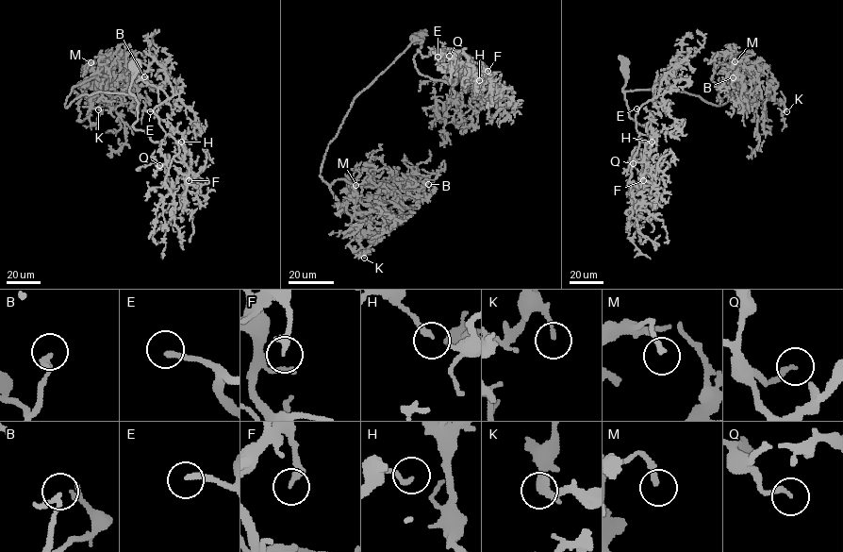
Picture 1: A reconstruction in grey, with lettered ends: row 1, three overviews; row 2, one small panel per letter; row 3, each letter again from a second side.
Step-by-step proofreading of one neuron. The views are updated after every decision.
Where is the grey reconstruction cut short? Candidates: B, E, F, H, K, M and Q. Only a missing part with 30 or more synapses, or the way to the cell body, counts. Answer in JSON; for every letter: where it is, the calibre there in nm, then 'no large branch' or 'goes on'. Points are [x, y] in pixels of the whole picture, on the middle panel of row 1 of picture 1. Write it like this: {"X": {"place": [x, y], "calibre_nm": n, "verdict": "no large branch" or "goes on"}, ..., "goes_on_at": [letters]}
{"B": {"place": [428, 184], "calibre_nm": 160, "verdict": "no large branch"}, "E": {"place": [438, 57], "calibre_nm": 220, "verdict": "goes on"}, "F": {"place": [487, 71], "calibre_nm": 220, "verdict": "no large branch"}, "H": {"place": [479, 80], "calibre_nm": 140, "verdict": "no large branch"}, "K": {"place": [364, 258], "calibre_nm": 150, "verdict": "no large branch"}, "M": {"place": [355, 185], "calibre_nm": 190, "verdict": "no large branch"}, "Q": {"place": [449, 56], "calibre_nm": 190, "verdict": "no large branch"}, "goes_on_at": ["E"]}

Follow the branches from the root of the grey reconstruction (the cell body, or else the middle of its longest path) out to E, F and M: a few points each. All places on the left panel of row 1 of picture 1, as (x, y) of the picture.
E: (135, 64), (129, 92), (139, 105), (133, 126), (154, 142), (161, 142), (166, 134), (158, 118), (150, 111)
F: (135, 64), (133, 126), (155, 142), (169, 134), (179, 150), (173, 158), (185, 163), (189, 180)
M: (135, 64), (131, 94), (82, 94), (66, 108), (72, 88), (95, 76), (108, 59), (88, 68), (90, 62)

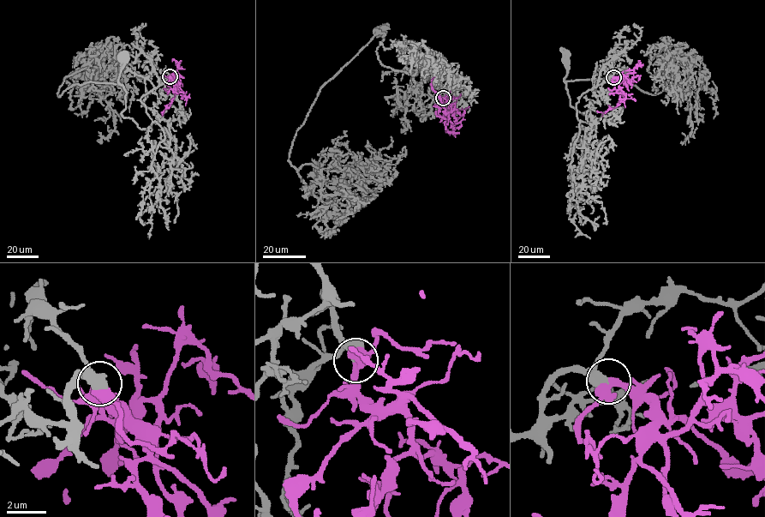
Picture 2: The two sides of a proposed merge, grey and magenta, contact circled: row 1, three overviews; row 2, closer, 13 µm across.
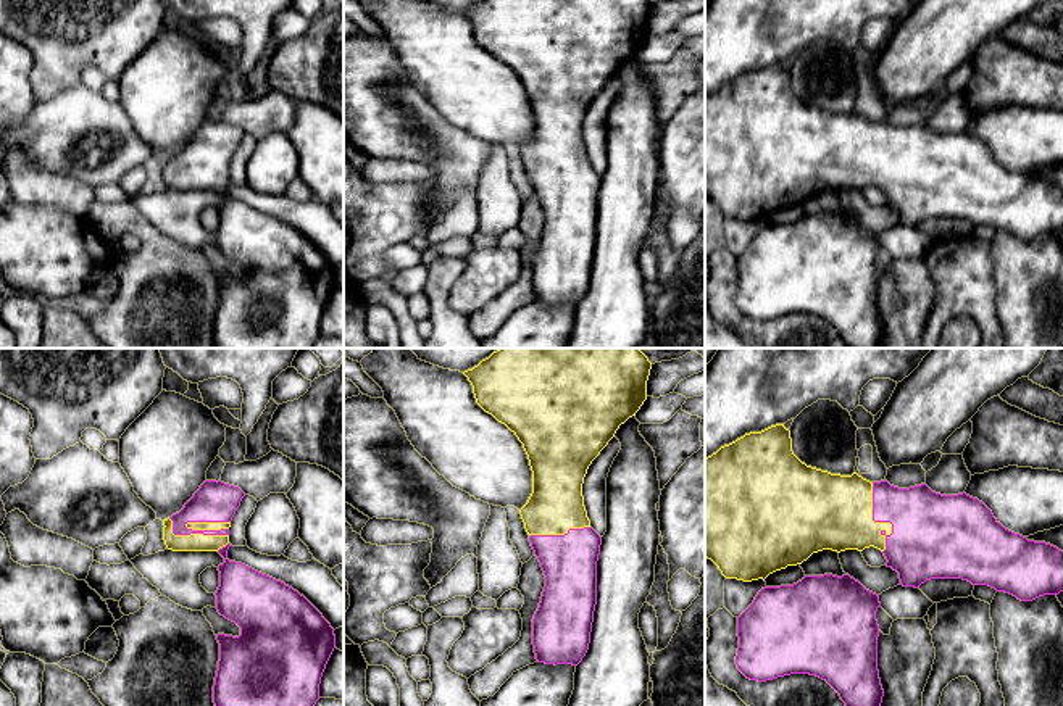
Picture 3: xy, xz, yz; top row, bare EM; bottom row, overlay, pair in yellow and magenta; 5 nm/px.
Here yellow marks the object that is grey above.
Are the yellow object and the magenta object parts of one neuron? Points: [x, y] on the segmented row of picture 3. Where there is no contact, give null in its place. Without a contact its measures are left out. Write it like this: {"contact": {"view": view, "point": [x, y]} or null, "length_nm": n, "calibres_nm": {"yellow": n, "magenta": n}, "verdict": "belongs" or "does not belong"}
{"contact": {"view": "xy", "point": [194, 534]}, "length_nm": 320, "calibres_nm": {"yellow": 50, "magenta": 200}, "verdict": "belongs"}

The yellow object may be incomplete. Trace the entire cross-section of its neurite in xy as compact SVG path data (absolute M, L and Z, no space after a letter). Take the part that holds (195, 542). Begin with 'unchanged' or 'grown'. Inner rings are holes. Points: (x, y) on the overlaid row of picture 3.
grown; M205 480L184 508L163 521L163 540L173 551L218 551L224 563L218 566L219 587L216 609L240 627L240 635L218 633L219 661L213 685L215 706L315 706L326 664L336 648L336 635L323 614L297 590L242 563L229 561L231 521L245 493L221 480Z

